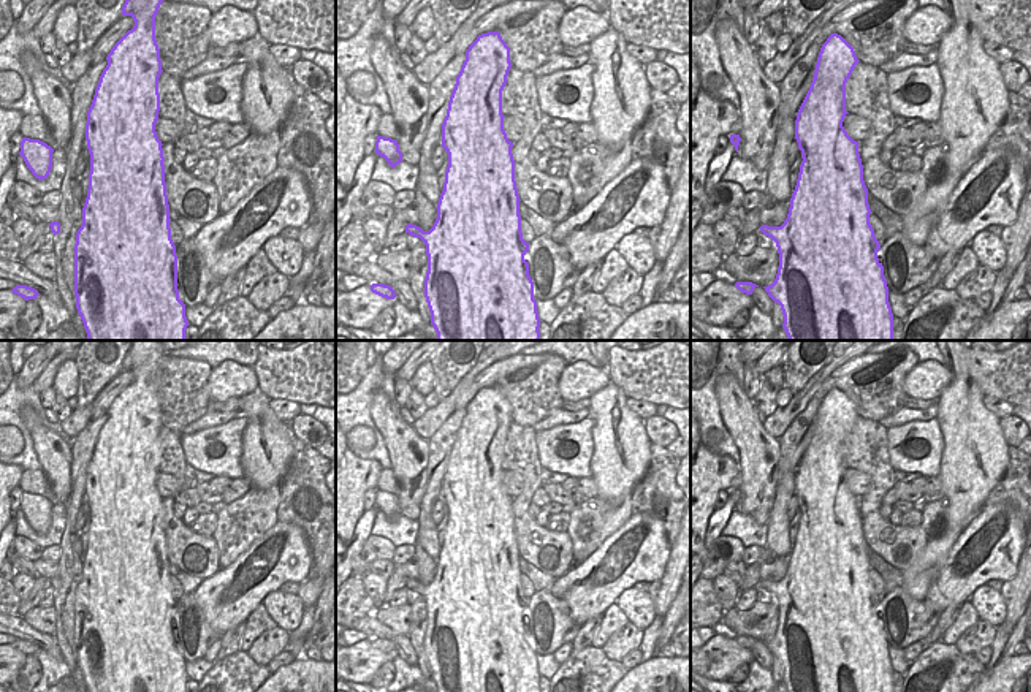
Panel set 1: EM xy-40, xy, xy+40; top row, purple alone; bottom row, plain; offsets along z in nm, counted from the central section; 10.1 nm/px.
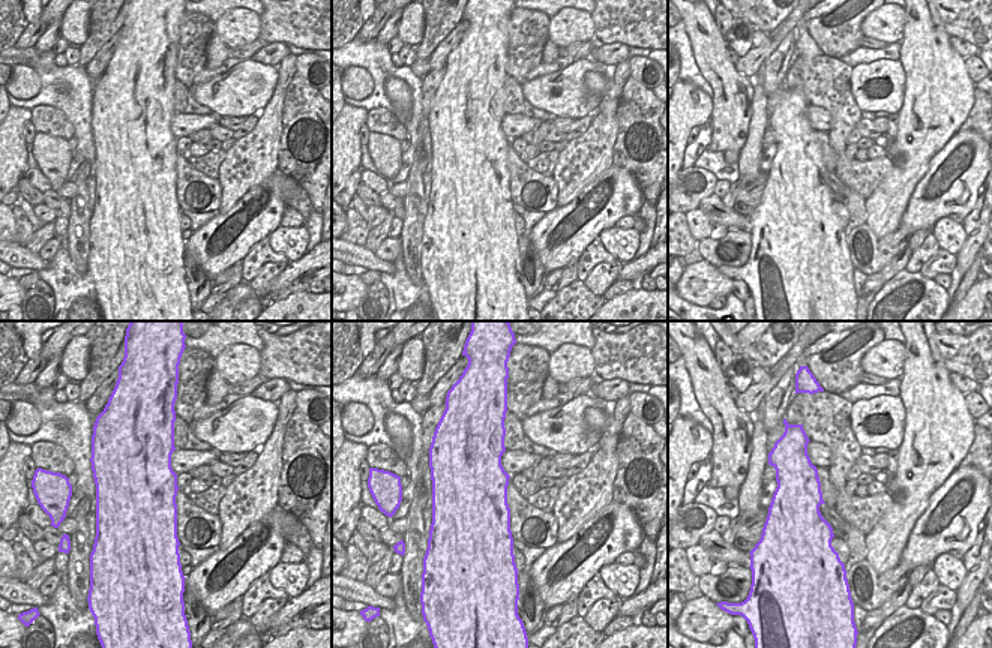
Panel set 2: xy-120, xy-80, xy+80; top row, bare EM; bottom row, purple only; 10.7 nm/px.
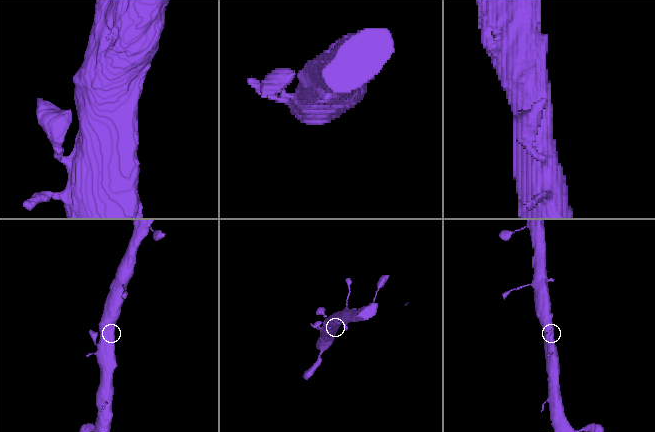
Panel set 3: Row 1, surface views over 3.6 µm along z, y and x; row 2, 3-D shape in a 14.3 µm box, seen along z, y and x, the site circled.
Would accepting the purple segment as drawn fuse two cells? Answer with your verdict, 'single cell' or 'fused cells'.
single cell

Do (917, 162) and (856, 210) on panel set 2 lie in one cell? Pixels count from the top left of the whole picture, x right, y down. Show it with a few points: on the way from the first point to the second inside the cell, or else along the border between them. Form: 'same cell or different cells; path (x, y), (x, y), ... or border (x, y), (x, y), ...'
different cells; border (863, 200), (866, 222)

